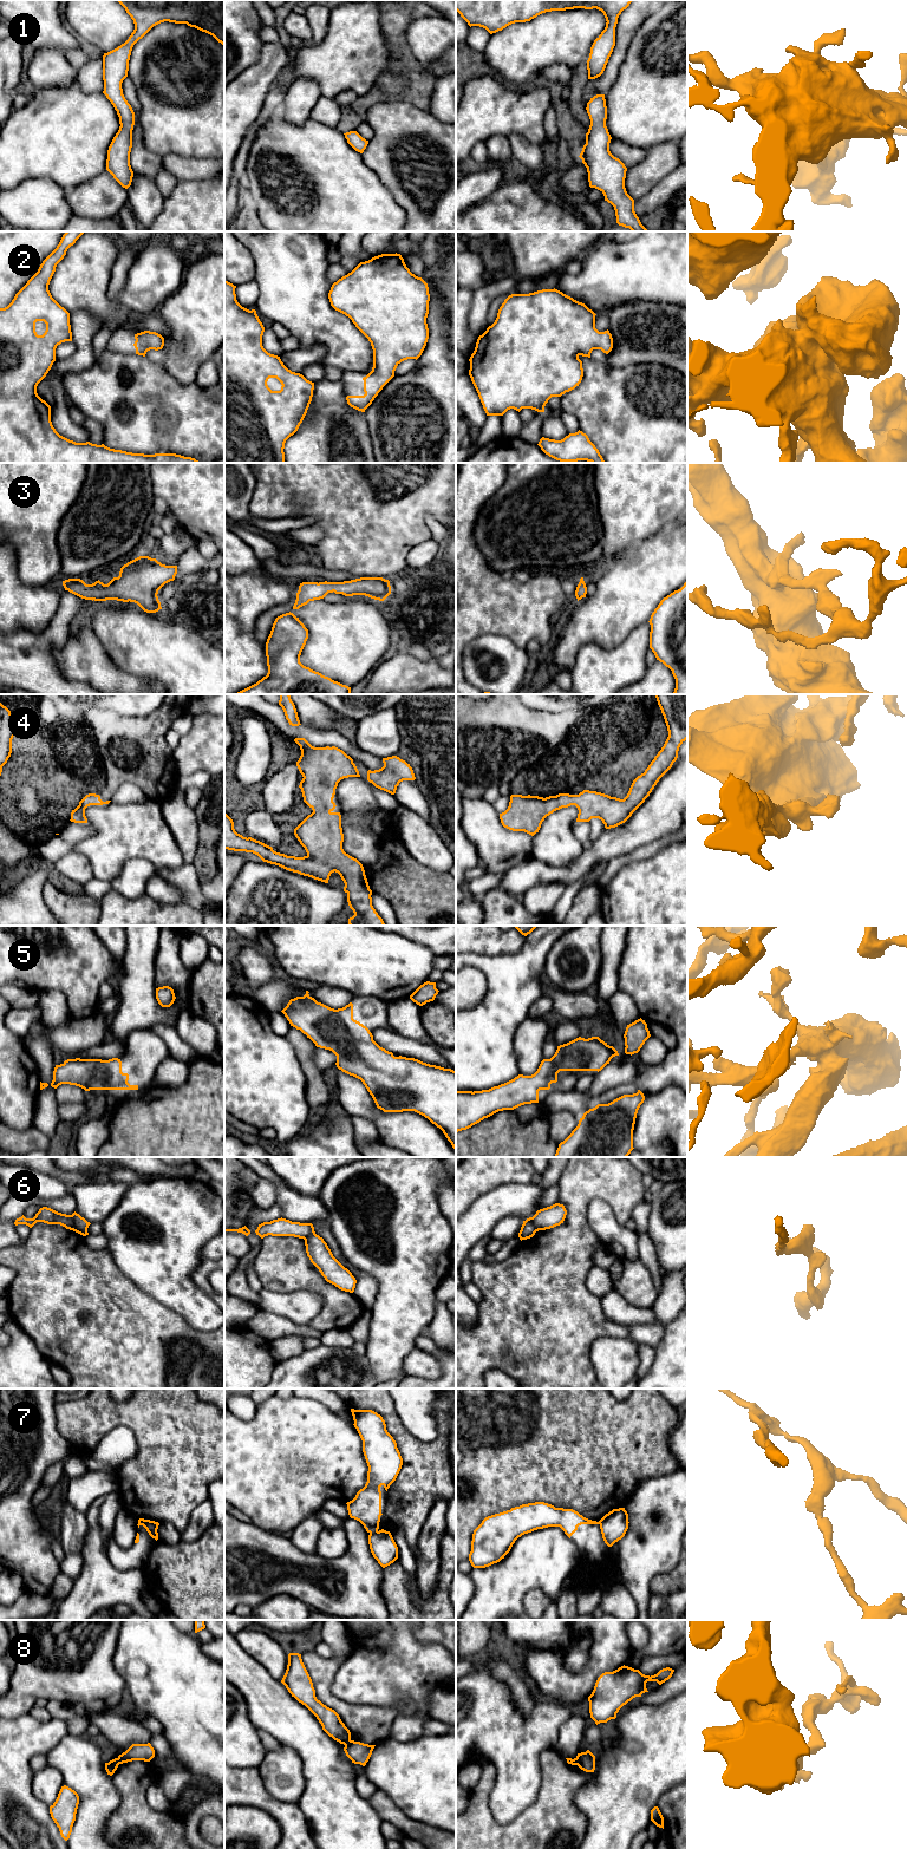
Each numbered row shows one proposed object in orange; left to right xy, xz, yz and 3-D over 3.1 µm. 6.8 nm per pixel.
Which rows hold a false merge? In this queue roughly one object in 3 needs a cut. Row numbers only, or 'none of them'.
6, 7, 8

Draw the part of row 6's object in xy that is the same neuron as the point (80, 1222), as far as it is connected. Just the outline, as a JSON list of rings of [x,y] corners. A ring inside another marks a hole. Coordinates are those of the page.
[[[76,1211],[72,1214],[73,1216],[73,1221],[74,1221],[74,1224],[77,1227],[77,1229],[80,1231],[80,1234],[83,1236],[86,1236],[89,1235],[87,1233],[87,1228],[89,1226],[91,1224],[90,1222],[87,1222],[84,1217],[81,1217],[79,1214],[77,1214]]]

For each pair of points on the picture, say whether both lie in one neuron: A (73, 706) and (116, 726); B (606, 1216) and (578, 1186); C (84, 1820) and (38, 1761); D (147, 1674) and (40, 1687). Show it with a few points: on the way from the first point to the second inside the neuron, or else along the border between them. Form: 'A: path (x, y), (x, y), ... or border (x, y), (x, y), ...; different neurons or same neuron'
A: border (113, 711), (89, 709), (82, 716); different neurons
B: border (599, 1197), (587, 1210), (592, 1229); different neurons
C: border (45, 1753), (46, 1764); different neurons
D: border (115, 1651), (113, 1666), (126, 1687); different neurons

